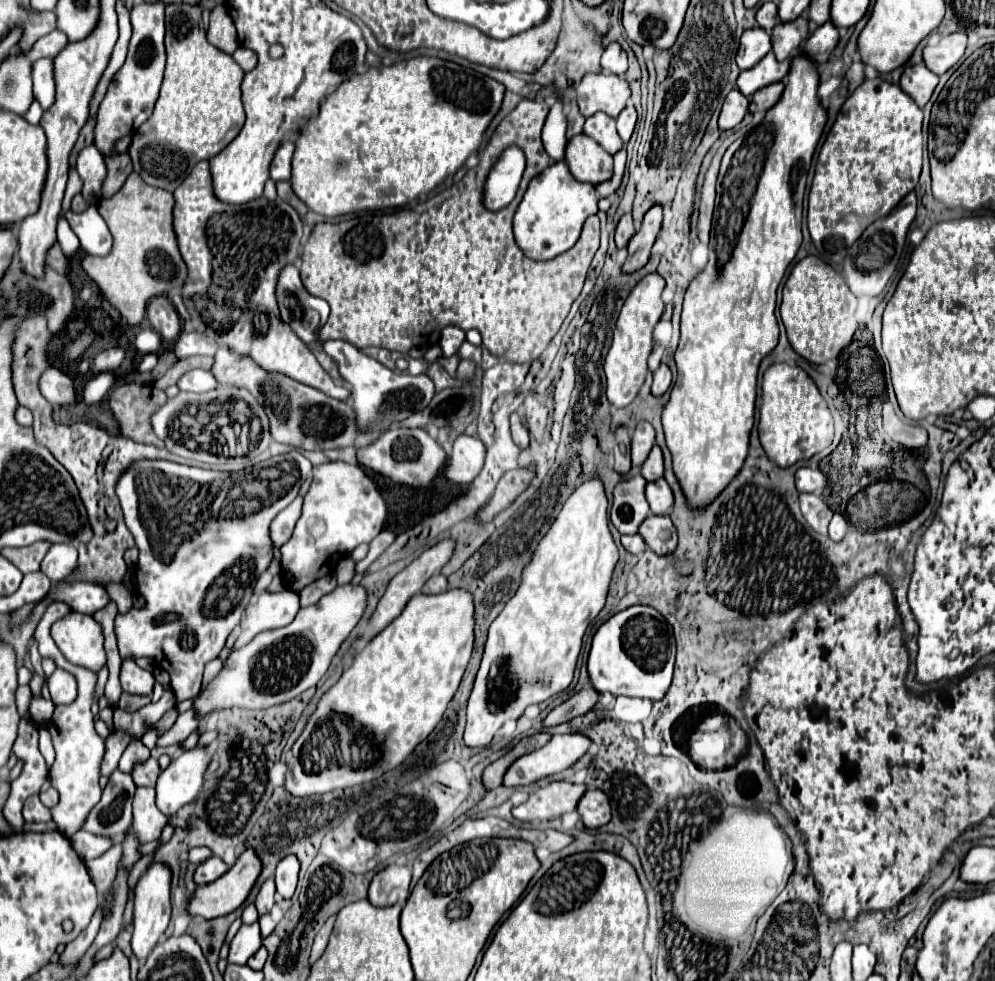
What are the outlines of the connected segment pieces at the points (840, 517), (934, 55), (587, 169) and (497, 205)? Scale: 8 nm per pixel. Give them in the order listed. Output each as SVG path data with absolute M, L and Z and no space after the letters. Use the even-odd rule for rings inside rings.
M834 514L832 522L830 522L830 530L828 530L830 538L832 538L834 542L838 542L838 540L844 538L846 530L848 530L848 520L846 520L846 516L844 516L844 514Z
M954 32L944 36L936 46L924 48L924 64L936 74L942 76L948 68L960 62L966 50L966 34Z
M576 134L568 140L566 164L580 182L600 184L612 176L612 156L586 134Z
M510 146L501 154L486 180L486 208L500 210L502 206L512 202L525 167L525 155L517 146Z

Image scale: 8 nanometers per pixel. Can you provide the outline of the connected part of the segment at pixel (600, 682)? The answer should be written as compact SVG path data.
M630 606L608 618L594 634L588 674L598 692L662 700L672 682L676 642L672 626L652 606Z

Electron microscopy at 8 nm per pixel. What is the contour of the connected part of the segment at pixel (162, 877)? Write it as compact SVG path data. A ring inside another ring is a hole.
M154 862L144 872L144 876L136 884L136 898L134 898L134 922L132 922L132 950L138 960L144 960L150 950L154 950L158 936L168 928L170 924L170 888L172 888L172 870L164 862Z

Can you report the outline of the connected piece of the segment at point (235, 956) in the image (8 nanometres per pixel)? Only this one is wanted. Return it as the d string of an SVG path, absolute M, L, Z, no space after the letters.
M258 922L250 926L240 926L238 934L234 936L230 944L230 954L228 954L228 964L246 964L248 958L262 946L260 938L260 926Z

